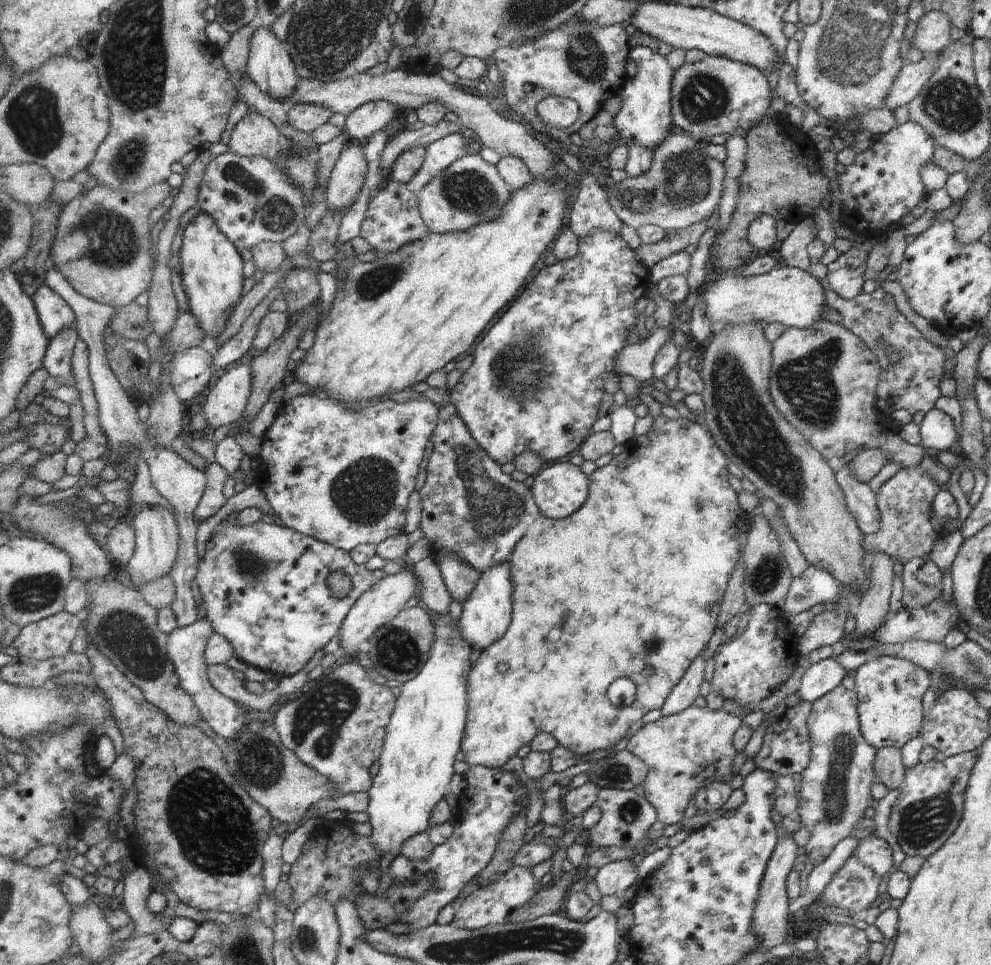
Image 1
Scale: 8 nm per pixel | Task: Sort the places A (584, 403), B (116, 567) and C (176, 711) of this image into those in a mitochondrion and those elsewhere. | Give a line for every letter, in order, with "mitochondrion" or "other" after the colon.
A: other
B: other
C: other

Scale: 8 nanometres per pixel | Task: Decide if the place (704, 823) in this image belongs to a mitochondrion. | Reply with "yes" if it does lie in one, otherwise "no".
no

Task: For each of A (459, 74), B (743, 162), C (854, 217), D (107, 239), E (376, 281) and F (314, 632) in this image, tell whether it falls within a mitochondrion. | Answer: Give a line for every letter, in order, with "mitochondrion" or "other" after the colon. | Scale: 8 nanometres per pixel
A: other
B: other
C: other
D: mitochondrion
E: mitochondrion
F: other

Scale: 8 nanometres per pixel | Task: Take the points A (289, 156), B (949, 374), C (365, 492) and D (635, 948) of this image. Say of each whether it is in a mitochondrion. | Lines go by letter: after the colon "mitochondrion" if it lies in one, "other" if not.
A: mitochondrion
B: other
C: mitochondrion
D: other

